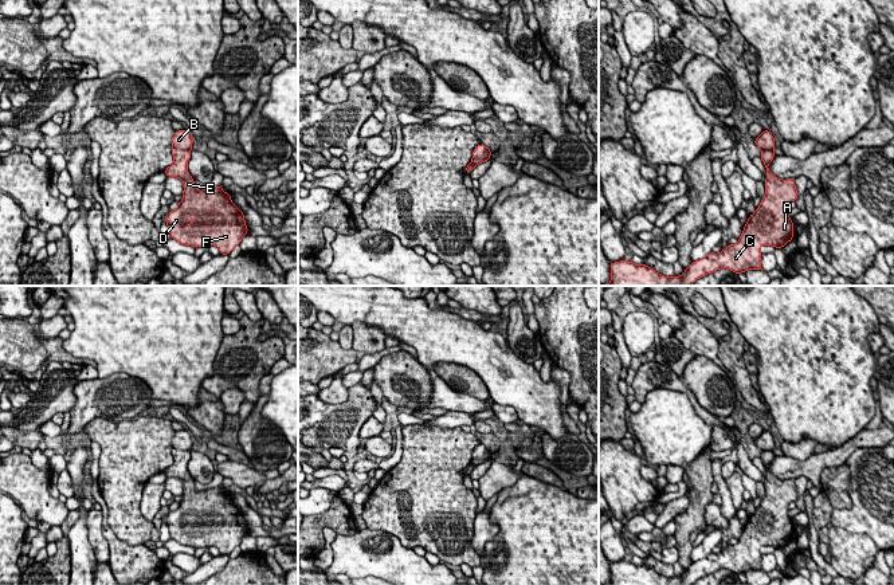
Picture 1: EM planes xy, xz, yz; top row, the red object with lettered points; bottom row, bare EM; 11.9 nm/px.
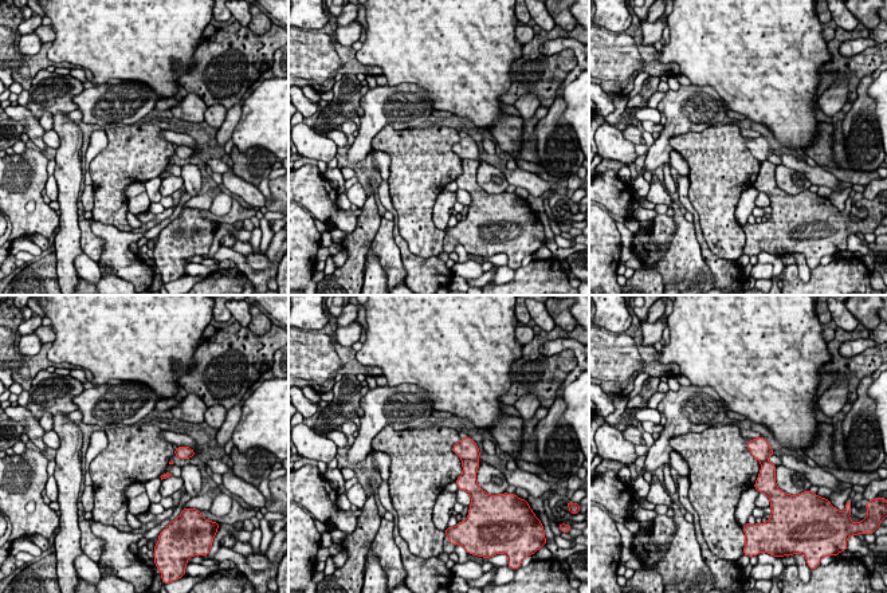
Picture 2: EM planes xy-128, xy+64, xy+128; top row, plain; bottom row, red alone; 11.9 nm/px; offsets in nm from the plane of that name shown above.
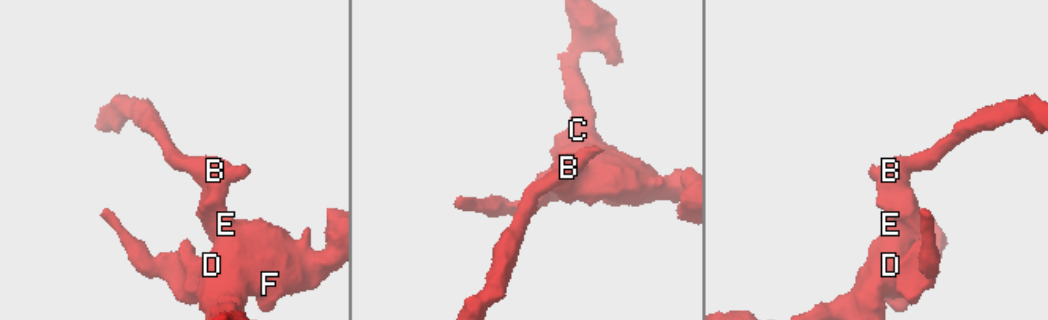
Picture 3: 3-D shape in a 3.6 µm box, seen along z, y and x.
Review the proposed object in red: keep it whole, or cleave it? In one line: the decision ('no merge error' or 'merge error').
merge error

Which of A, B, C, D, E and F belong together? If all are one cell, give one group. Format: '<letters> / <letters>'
A C D E F / B

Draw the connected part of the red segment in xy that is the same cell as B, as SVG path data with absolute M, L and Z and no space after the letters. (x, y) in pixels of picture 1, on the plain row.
M176 431L172 439L172 447L183 451L192 451L193 439L188 431Z

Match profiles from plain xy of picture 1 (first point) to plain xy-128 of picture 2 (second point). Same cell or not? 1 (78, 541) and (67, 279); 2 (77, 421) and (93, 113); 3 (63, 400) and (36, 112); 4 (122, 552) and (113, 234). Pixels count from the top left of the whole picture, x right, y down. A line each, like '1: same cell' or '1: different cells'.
1: same cell
2: same cell
3: same cell
4: same cell

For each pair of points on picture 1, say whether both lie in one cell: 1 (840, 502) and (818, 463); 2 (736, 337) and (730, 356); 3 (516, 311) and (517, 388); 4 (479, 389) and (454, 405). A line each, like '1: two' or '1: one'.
1: two
2: one
3: two
4: two

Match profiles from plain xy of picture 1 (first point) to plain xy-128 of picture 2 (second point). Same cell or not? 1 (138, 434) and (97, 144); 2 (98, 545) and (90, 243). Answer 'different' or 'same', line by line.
1: different
2: same

